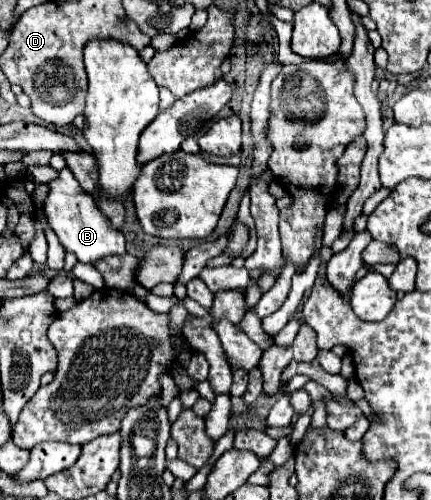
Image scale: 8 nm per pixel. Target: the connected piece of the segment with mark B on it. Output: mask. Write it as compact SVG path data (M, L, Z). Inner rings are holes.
M64 167L60 171L60 177L48 185L50 185L50 193L42 207L46 211L52 231L58 235L58 239L66 251L72 251L78 257L78 261L90 263L90 265L102 261L108 255L126 253L124 235L108 225L108 219L98 211L94 197L84 193L84 189L78 185L78 181L74 179L74 175L68 167Z

